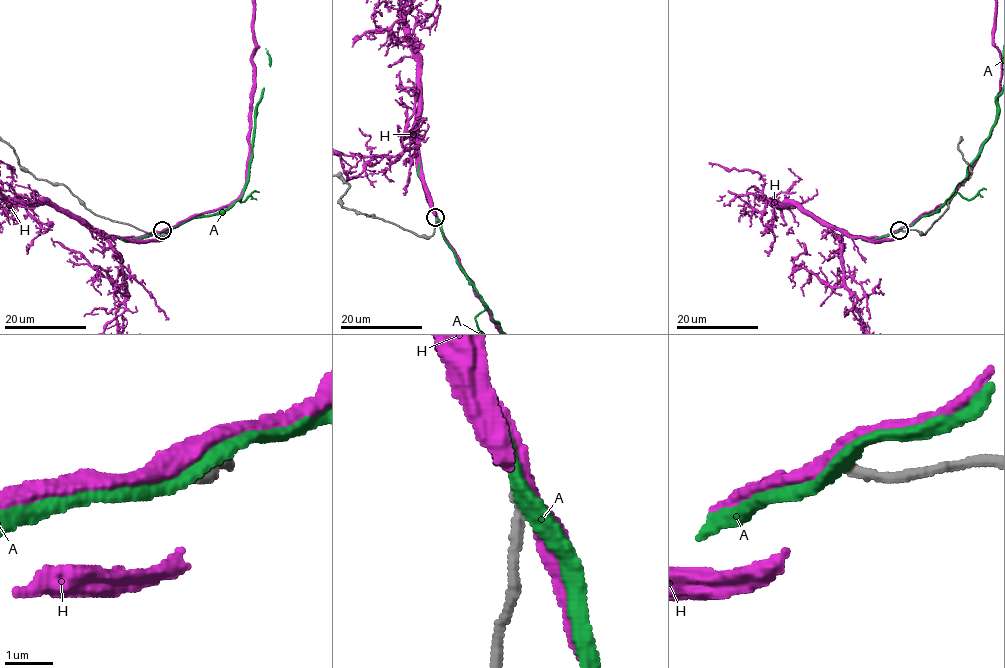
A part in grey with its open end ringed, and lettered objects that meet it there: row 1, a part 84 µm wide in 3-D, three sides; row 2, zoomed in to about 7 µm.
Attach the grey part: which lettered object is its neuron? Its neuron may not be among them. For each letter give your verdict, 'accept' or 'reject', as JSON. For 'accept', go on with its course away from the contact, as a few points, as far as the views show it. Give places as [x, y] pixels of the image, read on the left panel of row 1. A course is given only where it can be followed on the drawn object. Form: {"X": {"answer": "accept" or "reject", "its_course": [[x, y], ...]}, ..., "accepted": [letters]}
{"A": {"answer": "reject"}, "H": {"answer": "reject"}, "accepted": []}

